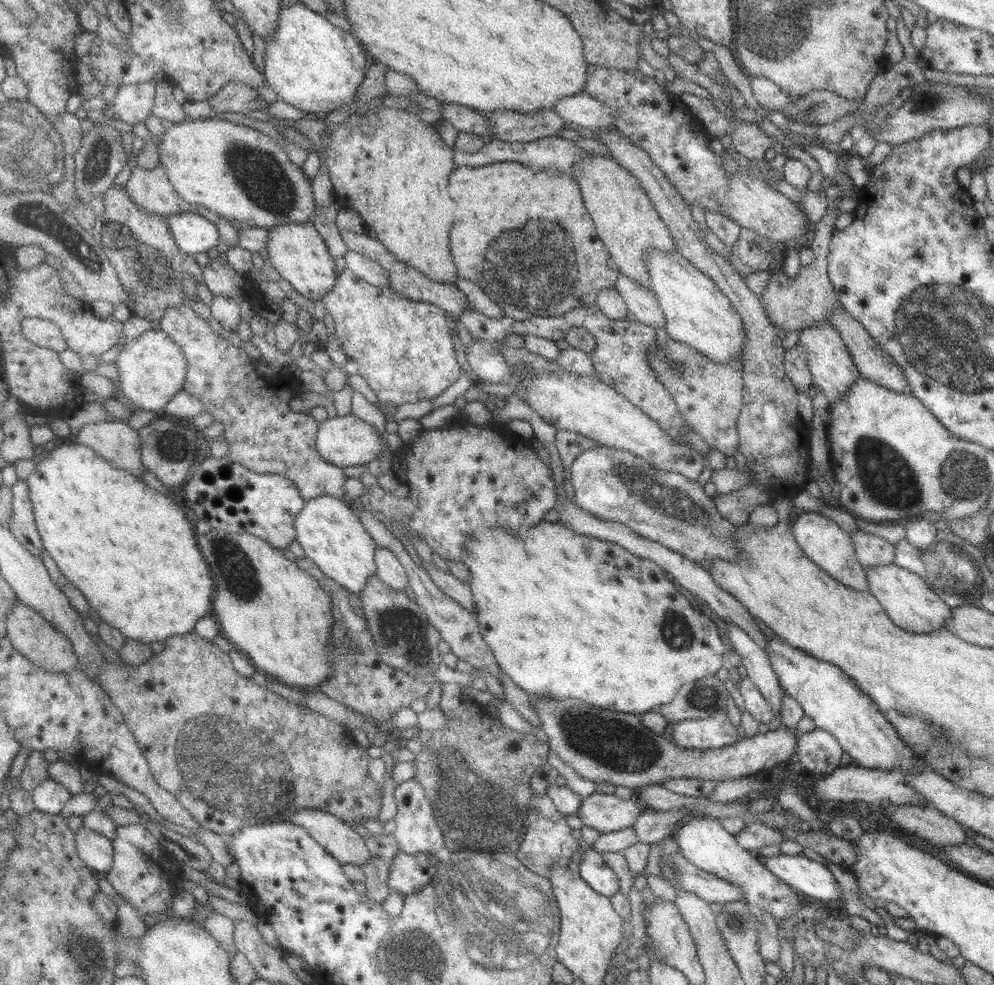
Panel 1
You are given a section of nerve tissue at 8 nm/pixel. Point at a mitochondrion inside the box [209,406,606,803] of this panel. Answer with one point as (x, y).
(524, 489)

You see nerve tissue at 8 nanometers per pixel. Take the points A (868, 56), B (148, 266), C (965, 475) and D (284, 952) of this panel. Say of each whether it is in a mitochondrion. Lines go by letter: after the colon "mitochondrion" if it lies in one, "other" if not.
A: other
B: mitochondrion
C: mitochondrion
D: other

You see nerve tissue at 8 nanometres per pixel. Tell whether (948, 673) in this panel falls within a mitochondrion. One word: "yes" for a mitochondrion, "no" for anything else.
no

